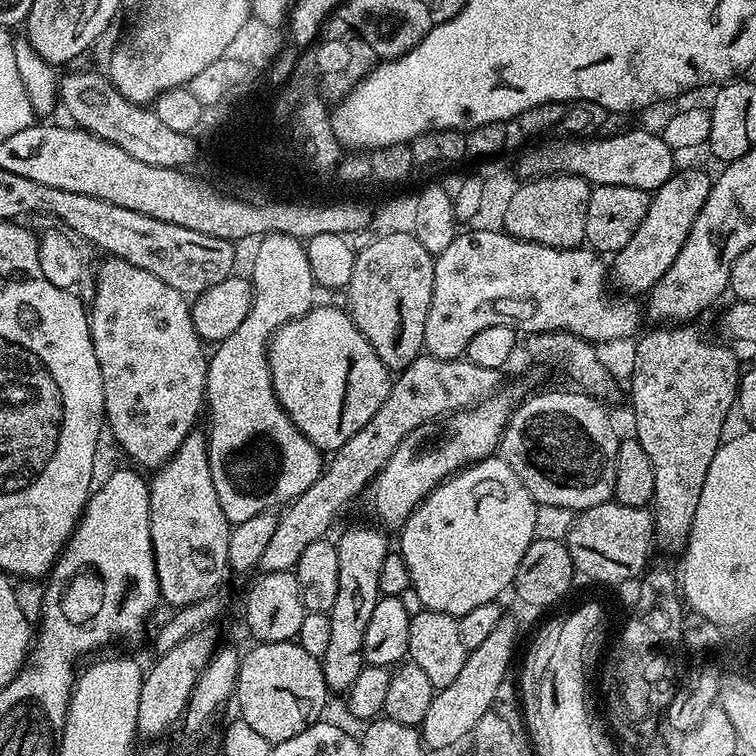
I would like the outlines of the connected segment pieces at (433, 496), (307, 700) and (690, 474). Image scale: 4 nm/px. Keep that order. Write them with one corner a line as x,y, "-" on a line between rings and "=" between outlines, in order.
493,454
487,460
477,460
475,464
468,465
467,468
456,473
455,476
449,476
444,483
438,485
426,499
420,503
404,521
400,532
400,545
398,551
400,557
406,562
406,570
410,570
410,578
412,579
411,591
416,592
416,596
421,600
423,607
430,612
445,612
457,618
470,614
470,610
476,609
477,606
490,604
499,601
500,595
504,591
513,587
516,579
516,571
522,562
522,554
526,554
526,550
536,539
534,534
534,514
536,513
536,501
532,499
530,490
526,490
526,486
522,486
522,482
518,478
518,474
514,474
514,470
499,455
=
291,640
269,644
256,642
251,646
253,648
248,653
245,651
241,655
236,679
234,704
240,707
239,719
246,721
257,734
262,734
262,738
269,740
272,745
286,738
294,738
294,734
302,734
306,726
316,723
325,715
324,707
328,704
330,689
324,677
323,663
317,657
306,654
299,642
=
660,326
657,327
660,328
657,332
646,333
647,331
645,331
635,341
635,343
637,342
636,353
632,356
632,412
636,415
634,439
642,442
642,450
646,450
646,455
650,457
650,466
654,466
654,494
650,505
654,521
654,540
659,547
661,544
666,551
676,552
676,554
683,553
688,542
688,535
692,532
694,514
698,510
698,498
702,498
702,485
706,482
706,470
710,470
710,462
714,462
714,454
725,439
724,423
727,422
728,415
734,412
742,375
741,369
736,369
736,356
727,348
727,346
729,347
727,343
724,343
725,345
719,344
718,341
711,340
708,336
703,336
698,329
692,327
696,326

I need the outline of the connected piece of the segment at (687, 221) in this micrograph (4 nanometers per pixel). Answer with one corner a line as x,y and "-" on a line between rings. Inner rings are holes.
688,168
685,172
676,170
661,188
651,193
652,201
648,207
646,218
642,218
642,226
638,226
638,230
634,230
634,238
630,238
630,242
626,242
626,246
622,246
622,250
611,257
612,264
610,260
611,279
613,276
625,288
621,288
625,293
651,293
652,287
662,278
662,274
666,274
666,270
670,270
670,266
674,266
674,258
678,258
678,250
682,250
682,246
686,242
686,234
690,234
690,226
694,226
694,218
698,218
698,210
702,210
702,206
710,194
712,181
713,177
707,176
700,168

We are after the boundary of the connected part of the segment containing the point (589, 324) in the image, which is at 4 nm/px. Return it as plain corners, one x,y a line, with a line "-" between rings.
471,230
461,231
454,238
454,242
450,242
450,246
446,246
446,250
442,250
439,256
435,257
434,290
430,298
430,310
426,314
426,326
424,327
424,348
426,349
427,355
437,356
443,360
459,360
464,356
466,346
470,346
470,342
474,339
474,334
479,334
481,330
486,330
486,326
498,326
499,324
509,324
511,328
515,328
524,334
531,334
533,332
572,332
575,336
580,336
584,340
590,340
597,346
608,344
611,340
624,340
627,336
633,335
632,337
635,337
641,331
641,305
639,308
632,301
635,299
629,298
624,294
620,294
617,300
612,296
608,296
608,288
604,285
604,276
606,280
606,264
605,261
603,264
600,260
603,259
587,246
581,246
579,248
542,246
529,240
520,240
516,236
509,236
503,230
498,232
494,230
478,230
476,232

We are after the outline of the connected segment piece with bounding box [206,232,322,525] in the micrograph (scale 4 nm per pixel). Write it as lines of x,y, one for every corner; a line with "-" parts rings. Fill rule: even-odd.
270,232
259,237
256,257
252,260
252,305
250,314
242,318
238,330
230,338
215,345
216,353
207,357
208,386
206,389
206,416
208,412
208,457
210,478
214,478
214,490
218,494
218,506
226,514
229,525
246,522
254,514
287,506
297,500
320,476
322,471
321,449
316,448
300,433
288,417
288,411
278,402
268,369
268,342
282,325
296,320
314,307
312,291
317,291
316,279
312,277
310,262
301,241
281,232

